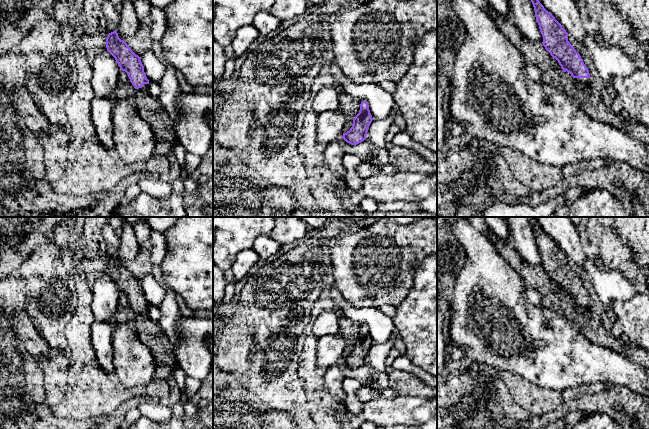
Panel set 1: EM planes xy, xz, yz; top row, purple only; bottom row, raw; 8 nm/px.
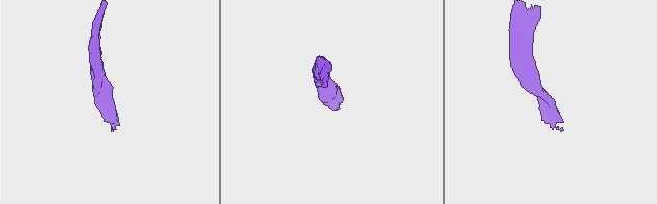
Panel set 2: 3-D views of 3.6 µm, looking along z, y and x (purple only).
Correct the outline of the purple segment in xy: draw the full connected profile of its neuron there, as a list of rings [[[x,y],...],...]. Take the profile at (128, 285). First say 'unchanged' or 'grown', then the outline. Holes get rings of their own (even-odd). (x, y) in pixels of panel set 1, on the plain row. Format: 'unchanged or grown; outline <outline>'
grown; outline [[[116,254],[108,258],[106,270],[107,275],[115,282],[120,293],[127,297],[130,306],[136,313],[134,327],[139,338],[150,349],[156,363],[154,378],[167,380],[173,376],[177,365],[175,348],[158,323],[149,317],[149,304],[140,281],[131,274],[125,265],[119,262]]]

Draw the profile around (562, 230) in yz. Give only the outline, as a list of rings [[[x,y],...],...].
[[[534,217],[544,232],[562,249],[568,259],[584,269],[588,256],[583,250],[576,225],[569,217]]]

